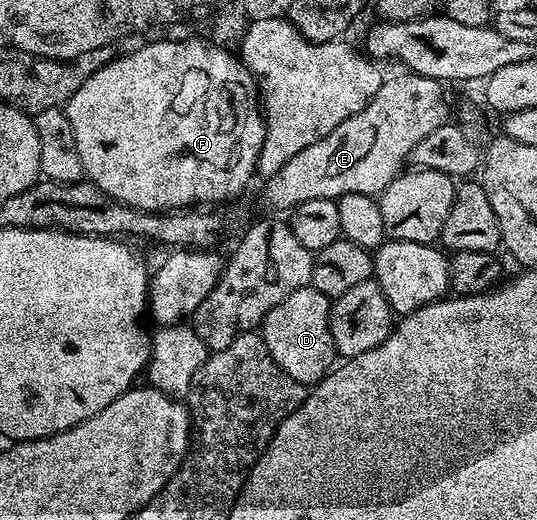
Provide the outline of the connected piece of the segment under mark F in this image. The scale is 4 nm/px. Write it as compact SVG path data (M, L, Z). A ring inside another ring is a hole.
M191 37L195 39L159 39L156 43L147 43L144 47L139 47L136 51L131 51L128 55L120 54L113 61L109 61L101 69L97 69L97 73L93 73L93 77L89 77L89 81L85 81L85 85L81 85L81 89L77 89L77 93L73 93L73 97L65 105L67 116L69 117L69 125L73 125L73 137L77 140L77 153L81 153L81 165L83 166L83 174L90 182L97 185L97 189L101 189L109 197L113 197L117 201L121 201L125 205L129 205L133 209L141 209L142 211L181 211L184 207L198 207L200 205L227 205L235 199L247 187L247 182L251 179L251 174L256 174L259 166L259 154L263 148L265 141L265 133L267 132L267 124L265 116L261 110L261 100L259 97L259 89L255 86L255 78L251 76L251 70L243 64L242 58L238 54L230 55L226 46L208 41L203 37Z

